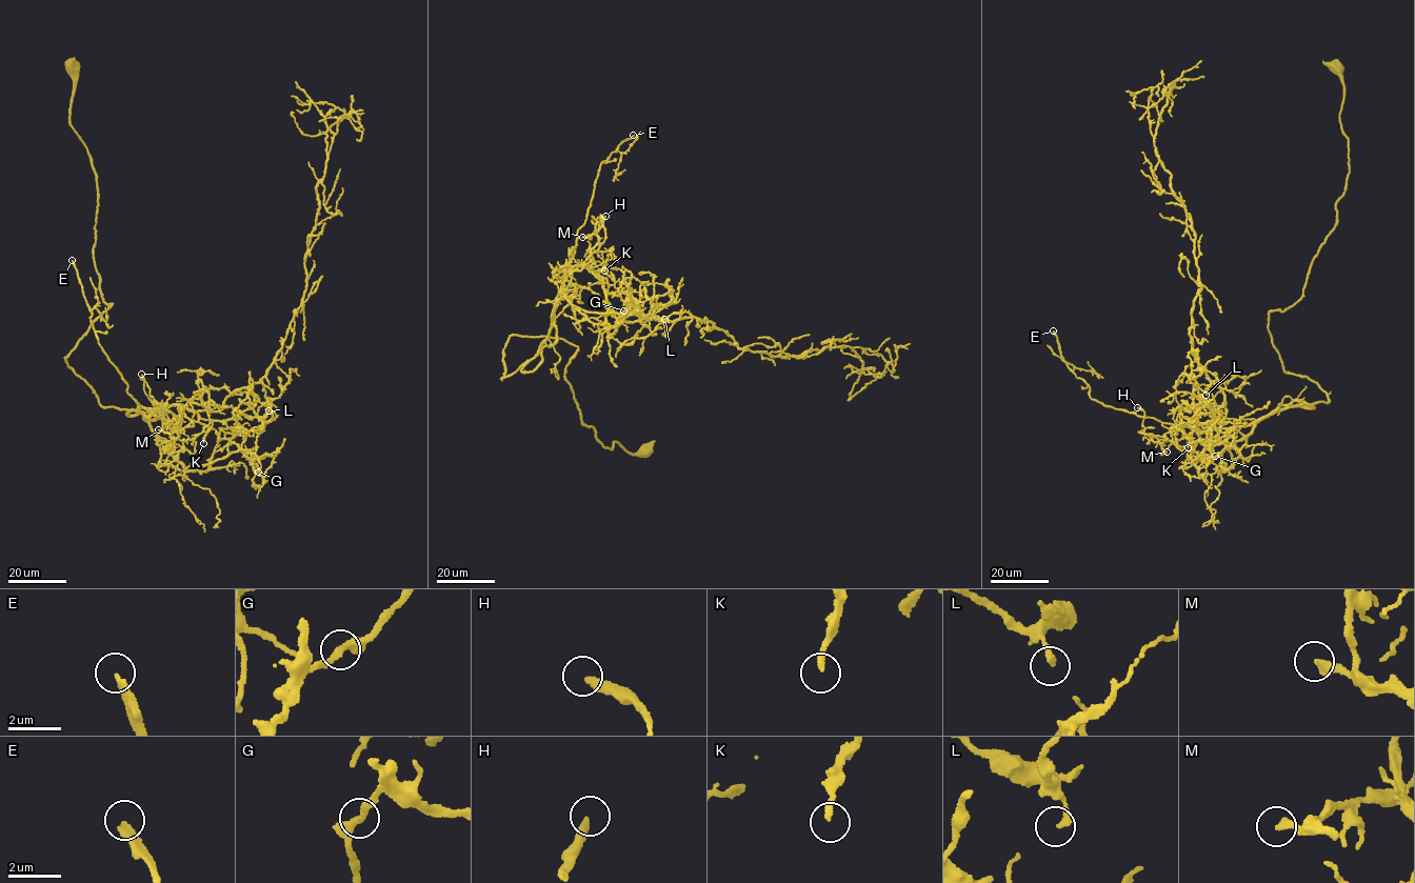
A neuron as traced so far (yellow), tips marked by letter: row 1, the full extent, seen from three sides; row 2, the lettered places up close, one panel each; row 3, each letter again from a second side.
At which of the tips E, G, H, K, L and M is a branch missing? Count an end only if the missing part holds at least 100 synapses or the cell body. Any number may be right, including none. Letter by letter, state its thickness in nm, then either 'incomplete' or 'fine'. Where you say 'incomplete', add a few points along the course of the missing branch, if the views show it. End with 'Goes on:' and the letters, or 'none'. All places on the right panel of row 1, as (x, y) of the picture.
E: 280 nm thick; incomplete; missing branch runs (1053, 330), (1031, 316), (1020, 300), (1007, 308), (1016, 316), (1020, 316), (1021, 324), (1034, 339), (1036, 369)
G: 260 nm thick; fine
H: 280 nm thick; fine
K: 220 nm thick; fine
L: 220 nm thick; fine
M: 280 nm thick; fine
Goes on: E

